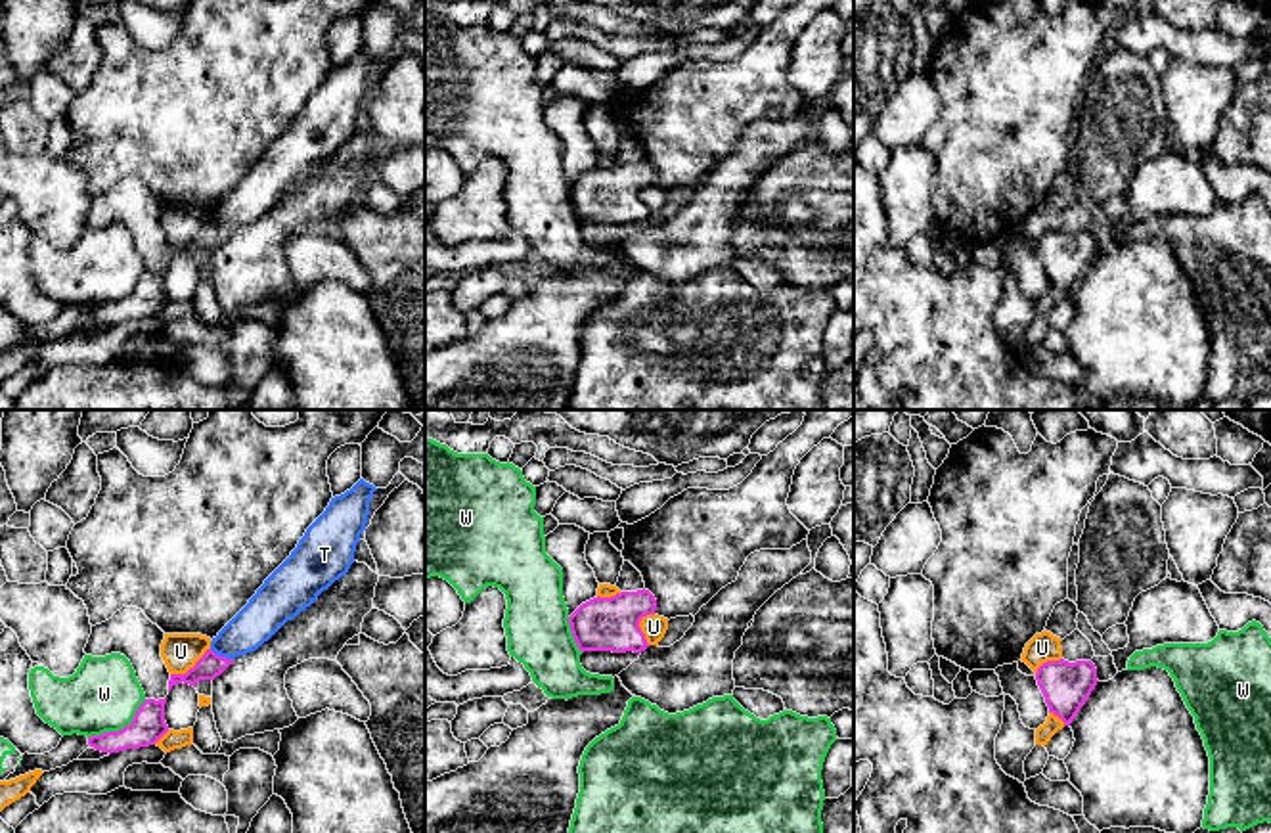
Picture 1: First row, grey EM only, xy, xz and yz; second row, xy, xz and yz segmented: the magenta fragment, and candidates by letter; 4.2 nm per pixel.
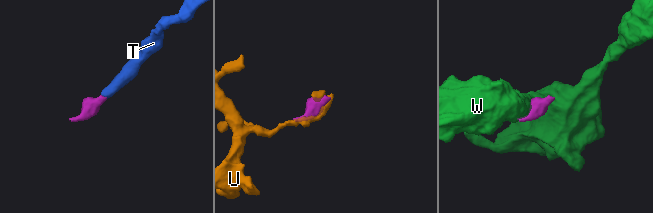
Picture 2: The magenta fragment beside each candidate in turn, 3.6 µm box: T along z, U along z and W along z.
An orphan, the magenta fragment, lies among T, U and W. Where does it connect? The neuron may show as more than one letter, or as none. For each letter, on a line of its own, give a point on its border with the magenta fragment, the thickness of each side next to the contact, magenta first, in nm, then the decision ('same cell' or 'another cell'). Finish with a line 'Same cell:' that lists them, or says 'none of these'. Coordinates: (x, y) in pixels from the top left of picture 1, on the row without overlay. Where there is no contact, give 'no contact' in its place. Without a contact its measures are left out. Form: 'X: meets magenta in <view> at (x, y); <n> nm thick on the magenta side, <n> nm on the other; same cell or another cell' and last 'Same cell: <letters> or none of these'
T: meets magenta in xy at (219, 226); 110 nm thick on the magenta side, 170 nm on the other; same cell
U: meets magenta in xy at (190, 240); 110 nm thick on the magenta side, 160 nm on the other; another cell
W: meets magenta in xy at (119, 301); 150 nm thick on the magenta side, 300 nm on the other; another cell
Same cell: T

